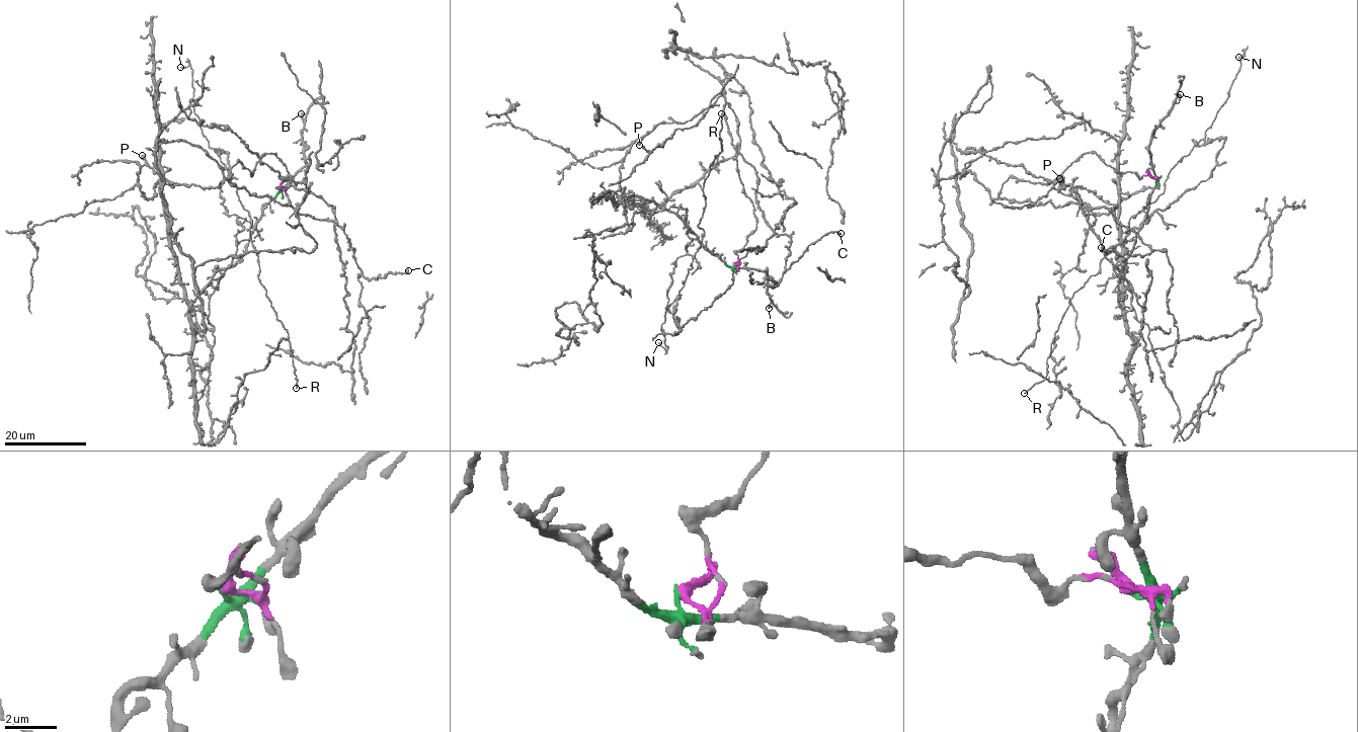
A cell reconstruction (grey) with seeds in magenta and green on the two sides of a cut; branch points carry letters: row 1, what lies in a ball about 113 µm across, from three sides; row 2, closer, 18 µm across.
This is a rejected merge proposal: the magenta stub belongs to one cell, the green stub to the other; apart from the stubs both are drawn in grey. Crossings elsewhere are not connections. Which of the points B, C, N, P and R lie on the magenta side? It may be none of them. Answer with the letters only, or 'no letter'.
C, P

